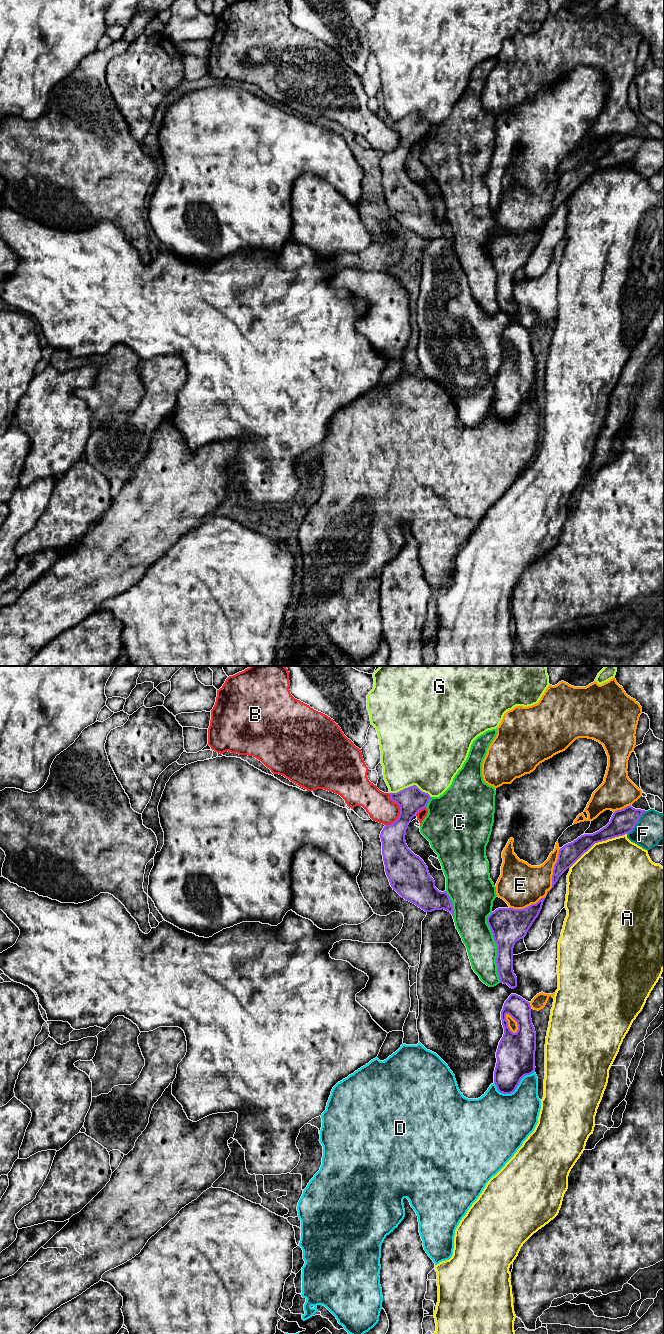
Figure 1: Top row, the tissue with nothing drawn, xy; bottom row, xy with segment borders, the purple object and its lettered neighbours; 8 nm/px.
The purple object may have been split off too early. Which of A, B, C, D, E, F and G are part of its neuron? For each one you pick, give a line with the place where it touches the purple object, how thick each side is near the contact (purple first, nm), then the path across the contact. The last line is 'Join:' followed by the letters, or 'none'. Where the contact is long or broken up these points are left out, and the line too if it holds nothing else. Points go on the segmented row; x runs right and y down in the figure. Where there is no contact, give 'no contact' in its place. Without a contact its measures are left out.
Join: none

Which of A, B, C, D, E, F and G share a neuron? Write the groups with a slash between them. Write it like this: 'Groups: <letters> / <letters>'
Groups: A / B F / C / D / E / G

